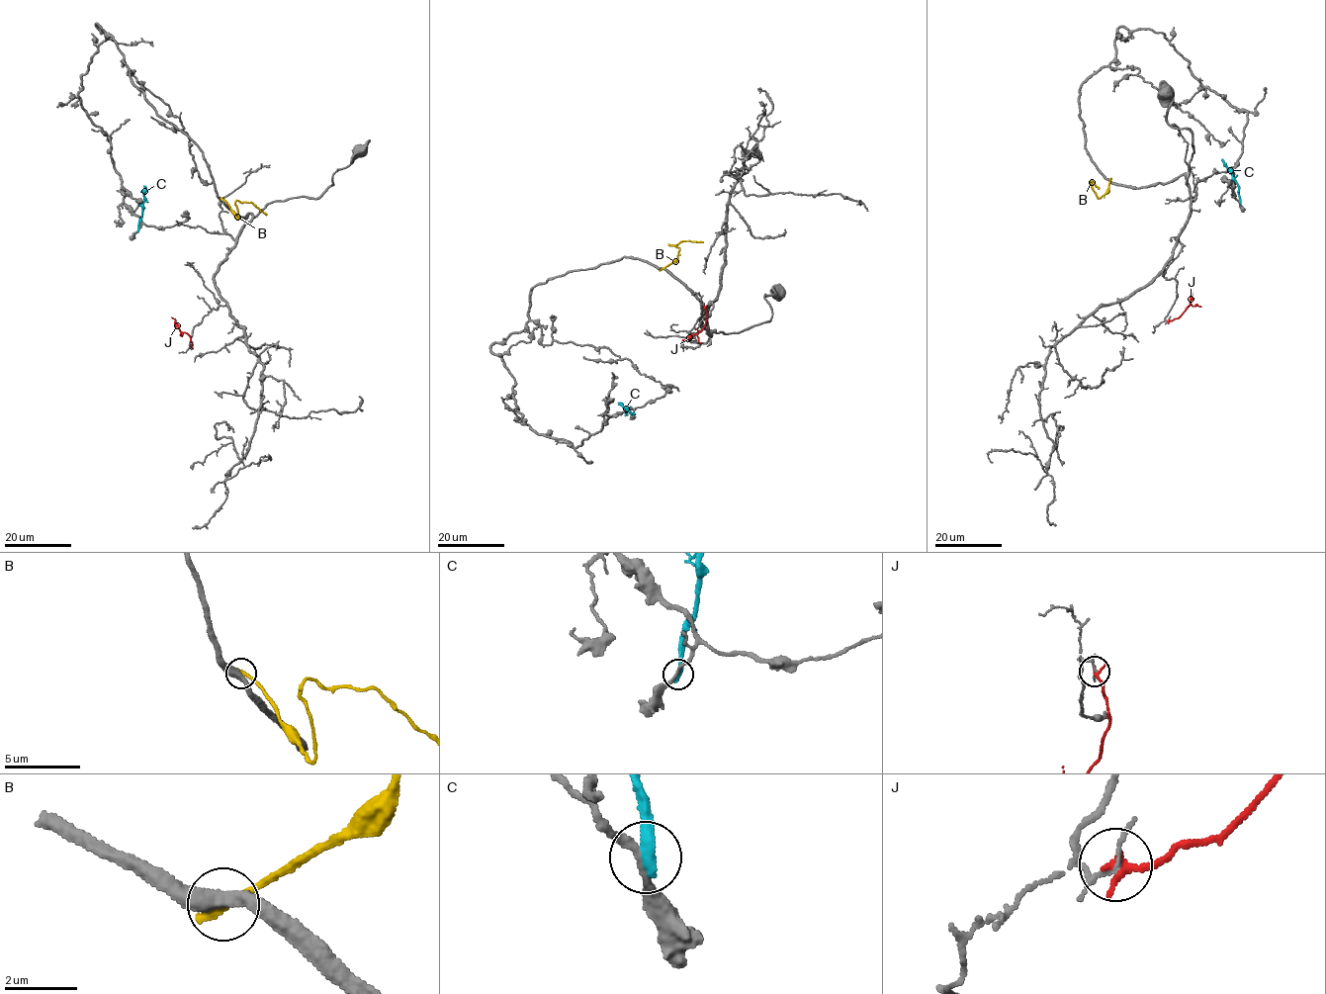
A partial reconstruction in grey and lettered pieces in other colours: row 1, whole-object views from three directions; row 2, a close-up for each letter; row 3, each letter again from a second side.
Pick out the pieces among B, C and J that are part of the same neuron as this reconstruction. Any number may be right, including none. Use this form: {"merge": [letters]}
{"merge": []}

